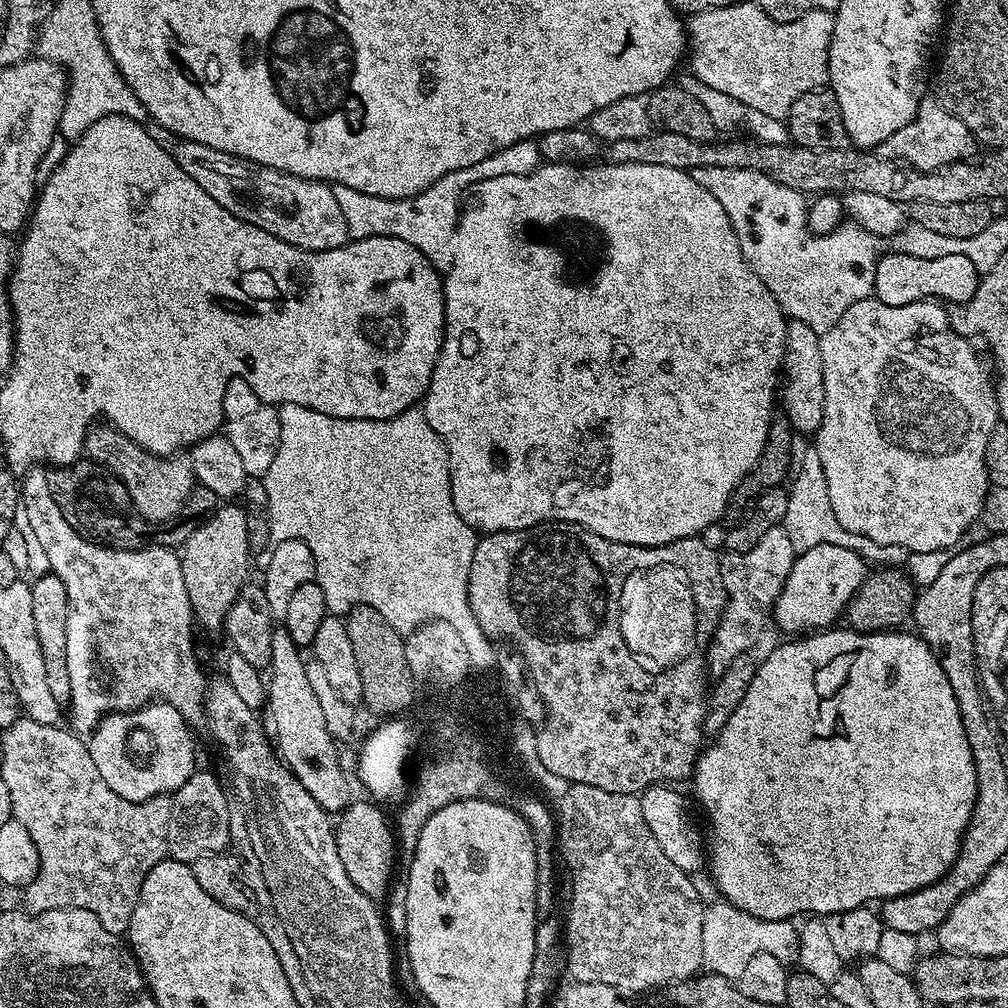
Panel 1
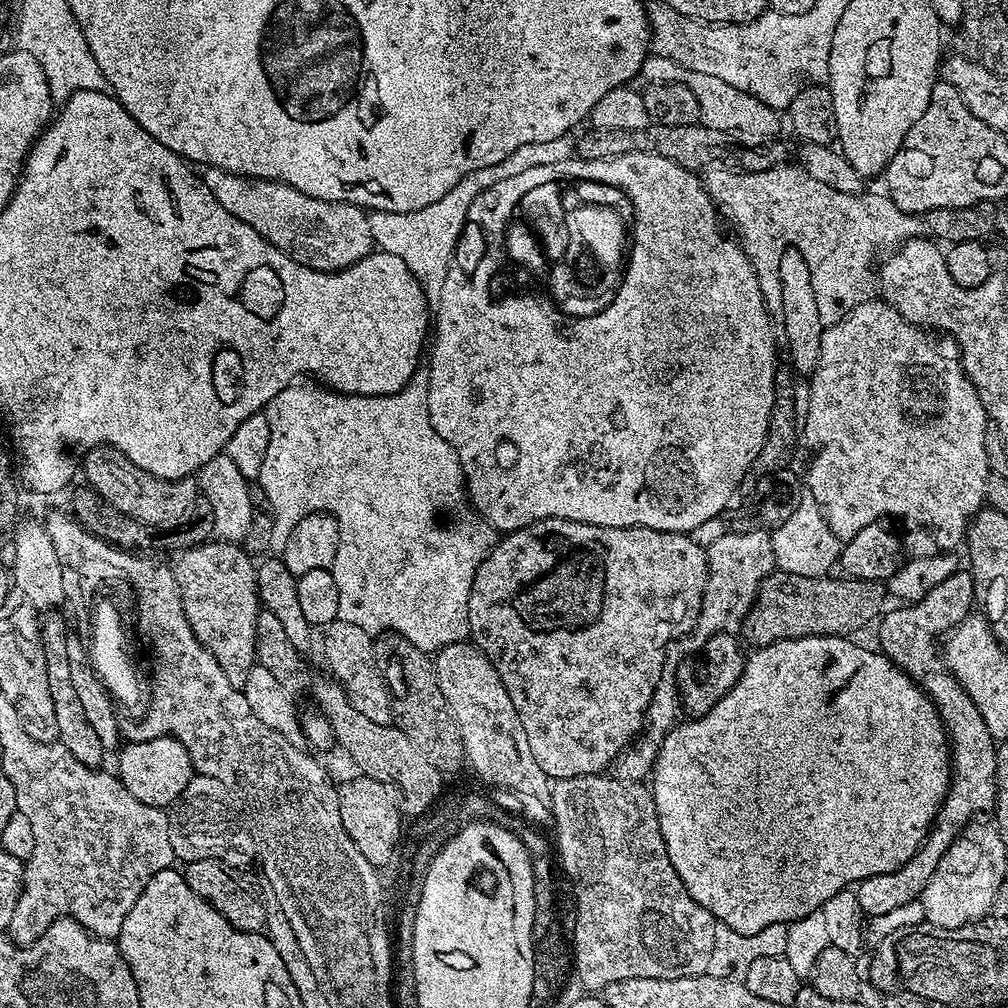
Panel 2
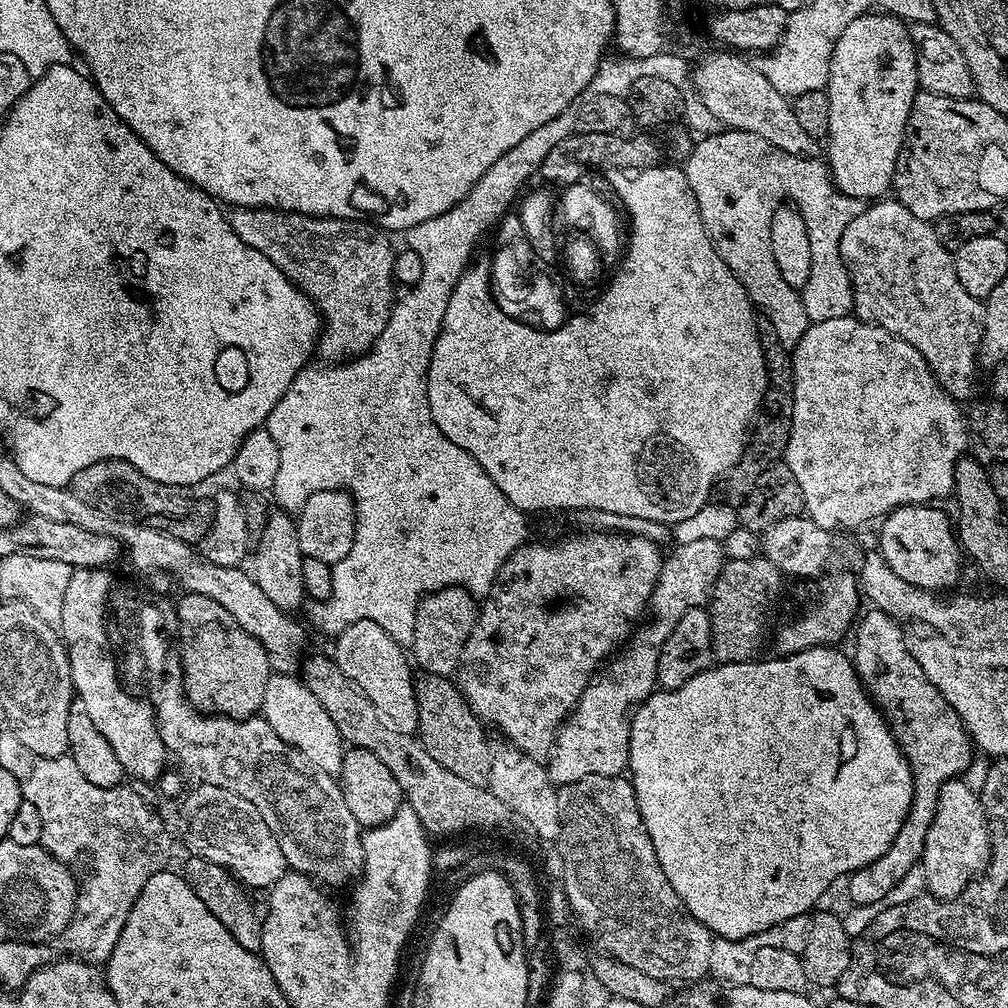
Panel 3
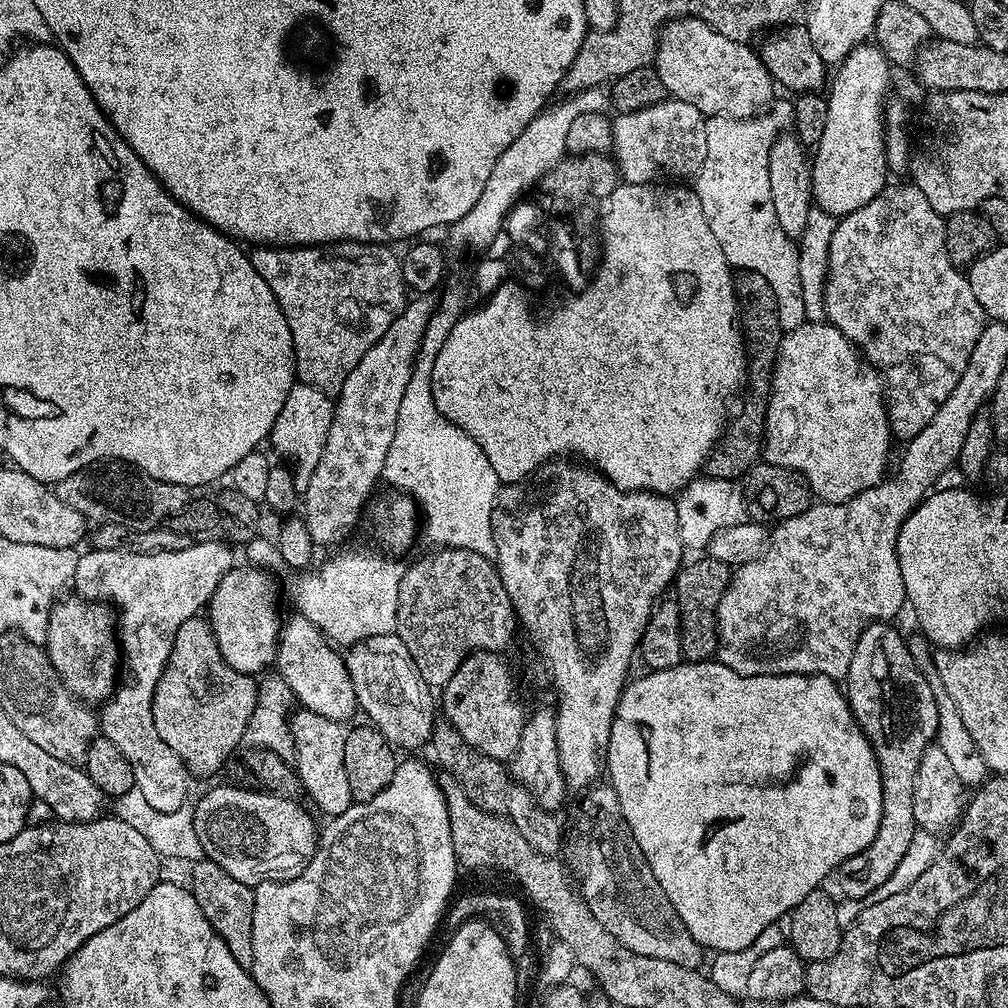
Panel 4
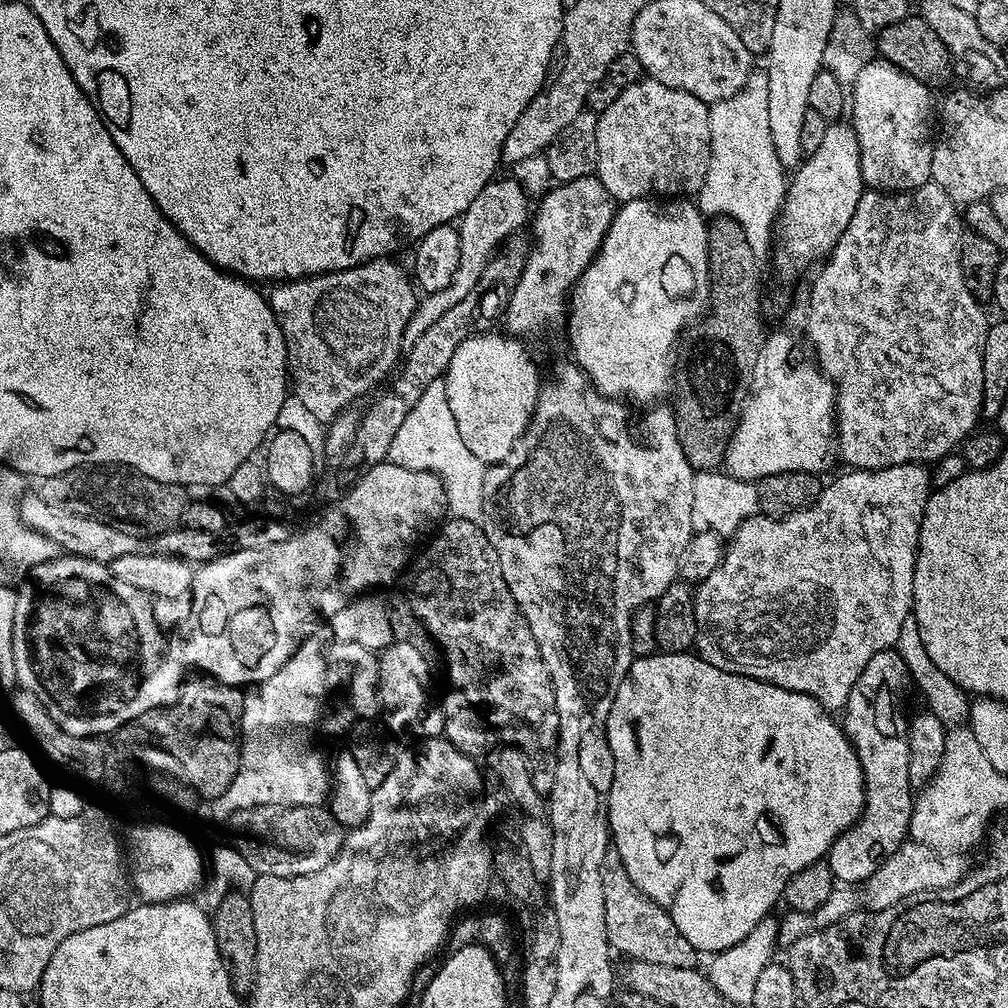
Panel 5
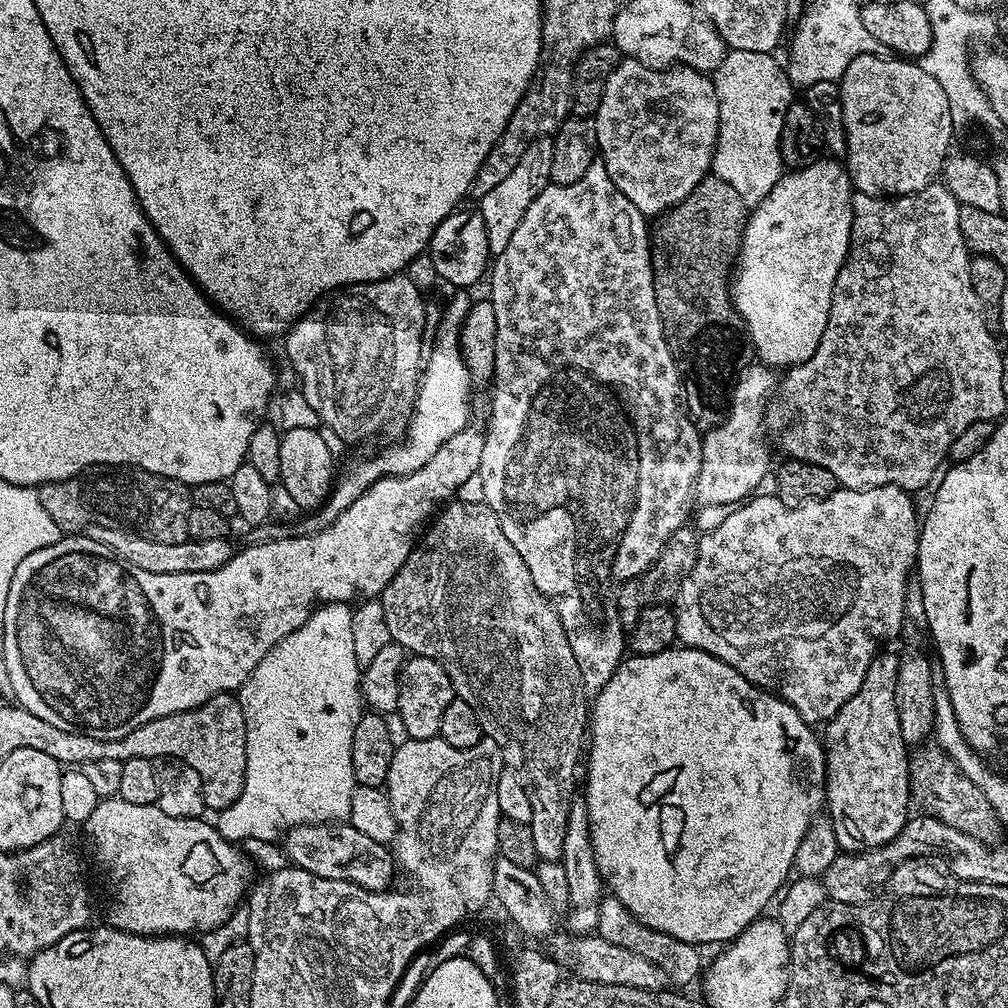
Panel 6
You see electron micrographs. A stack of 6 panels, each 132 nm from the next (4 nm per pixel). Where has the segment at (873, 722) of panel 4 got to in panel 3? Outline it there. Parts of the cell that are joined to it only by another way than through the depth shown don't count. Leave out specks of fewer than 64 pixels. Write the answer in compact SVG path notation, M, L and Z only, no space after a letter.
M868 611L859 617L855 625L856 649L850 652L850 659L856 665L860 685L884 715L884 720L896 739L896 745L900 747L900 753L910 766L914 799L912 810L902 822L902 830L898 830L898 838L890 844L890 850L886 850L882 858L847 877L848 896L856 906L883 905L886 894L890 894L890 890L894 890L894 886L906 878L911 868L921 863L926 834L934 822L940 787L953 779L954 774L963 774L974 761L972 737L962 718L958 718L946 698L942 698L926 674L922 674L922 666L914 662L904 641L904 631L886 613Z

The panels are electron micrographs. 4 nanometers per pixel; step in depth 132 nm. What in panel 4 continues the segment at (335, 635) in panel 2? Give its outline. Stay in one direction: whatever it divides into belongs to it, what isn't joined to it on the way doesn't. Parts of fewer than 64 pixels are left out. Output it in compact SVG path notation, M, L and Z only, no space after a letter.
M395 632L378 634L374 638L360 640L351 645L343 653L346 670L350 674L350 682L354 682L356 703L361 713L368 715L367 723L377 728L397 749L420 748L432 738L432 728L438 719L438 700L433 689L422 678L418 666L414 666L414 658L410 658L410 650L406 650L406 642Z

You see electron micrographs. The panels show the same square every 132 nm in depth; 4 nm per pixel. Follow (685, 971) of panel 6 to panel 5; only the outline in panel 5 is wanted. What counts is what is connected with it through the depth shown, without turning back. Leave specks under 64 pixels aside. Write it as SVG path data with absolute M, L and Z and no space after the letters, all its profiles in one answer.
M612 862L605 867L602 898L606 898L606 938L613 953L620 955L621 952L628 960L658 962L658 966L697 967L696 948L682 938L682 930L678 930L674 918L658 902L646 898L630 882L630 874L619 863Z

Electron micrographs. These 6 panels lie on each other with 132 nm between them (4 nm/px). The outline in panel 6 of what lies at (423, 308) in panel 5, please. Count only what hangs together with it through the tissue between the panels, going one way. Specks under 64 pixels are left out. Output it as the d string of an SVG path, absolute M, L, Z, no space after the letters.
M551 139L536 140L528 147L526 154L518 158L518 166L514 166L514 170L510 170L510 174L506 174L506 178L502 178L502 182L490 190L490 194L479 197L478 211L482 214L482 222L486 222L486 242L493 257L506 250L514 230L518 230L518 222L522 222L522 214L526 214L530 202L534 202L534 198L538 198L538 194L548 187L551 157Z

